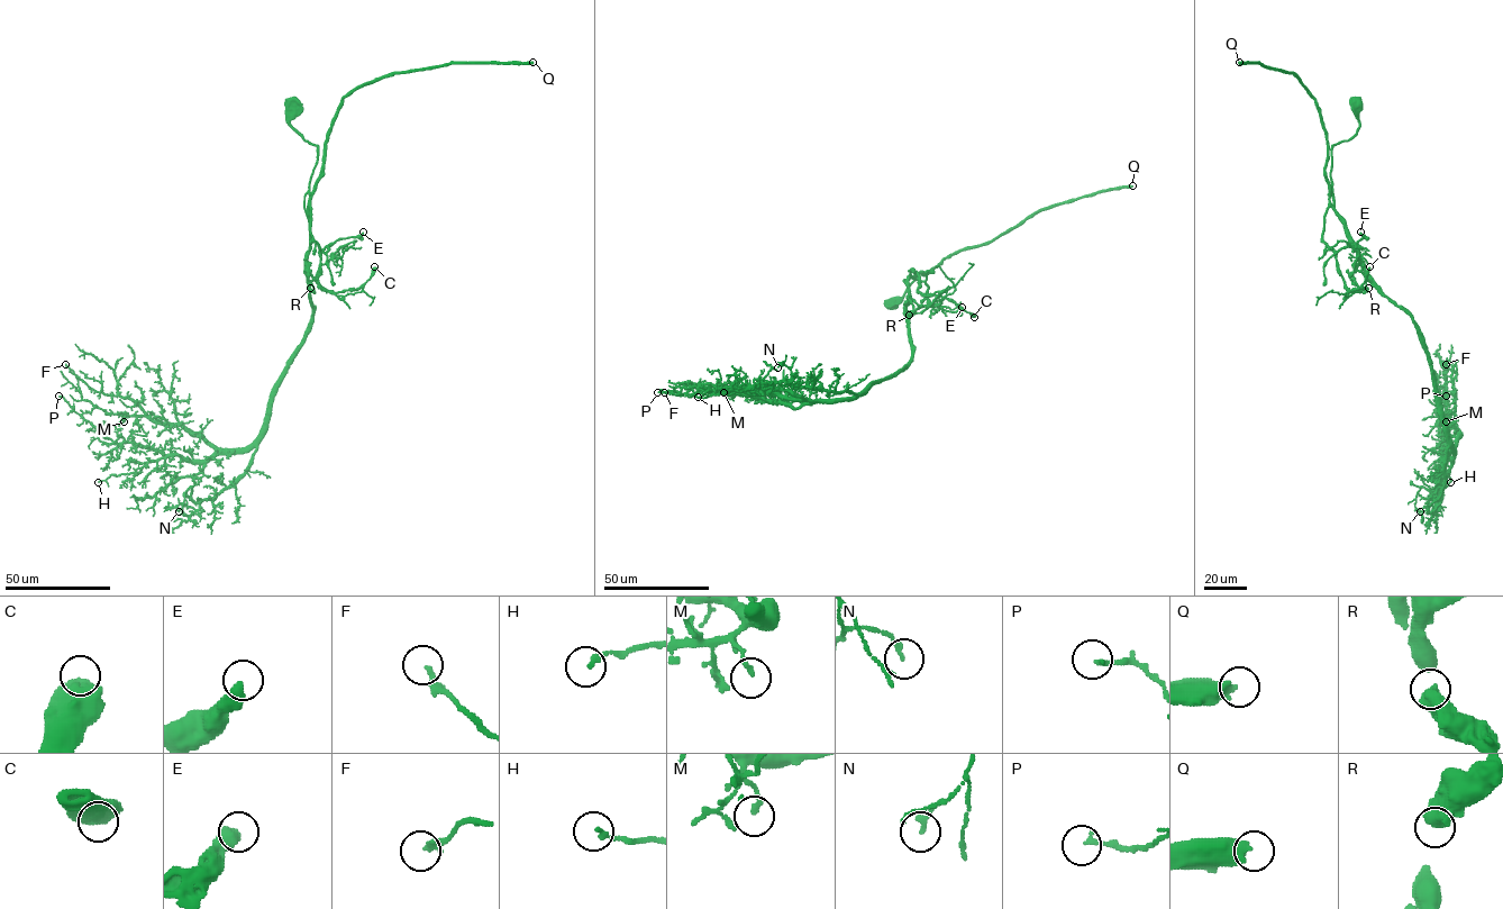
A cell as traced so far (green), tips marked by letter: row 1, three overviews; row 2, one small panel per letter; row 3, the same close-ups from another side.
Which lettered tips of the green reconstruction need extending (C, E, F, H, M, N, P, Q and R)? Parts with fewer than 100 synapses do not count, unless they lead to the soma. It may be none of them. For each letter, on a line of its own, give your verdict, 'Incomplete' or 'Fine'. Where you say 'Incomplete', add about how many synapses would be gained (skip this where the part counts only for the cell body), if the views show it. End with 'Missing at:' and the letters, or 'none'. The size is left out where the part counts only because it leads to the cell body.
C: Fine
E: Fine
F: Fine
H: Fine
M: Fine
N: Fine
P: Fine
Q: Incomplete. Roughly 850 synapses
R: Fine
Missing at: Q

